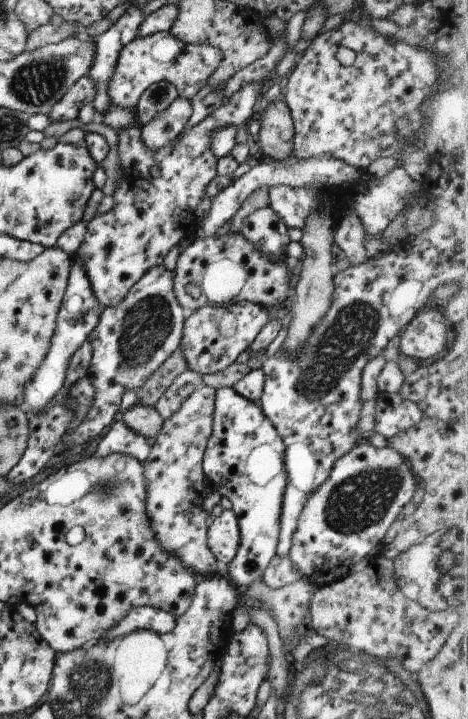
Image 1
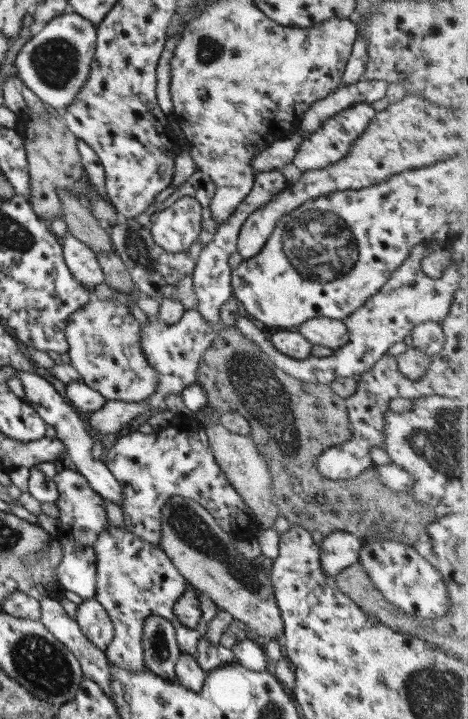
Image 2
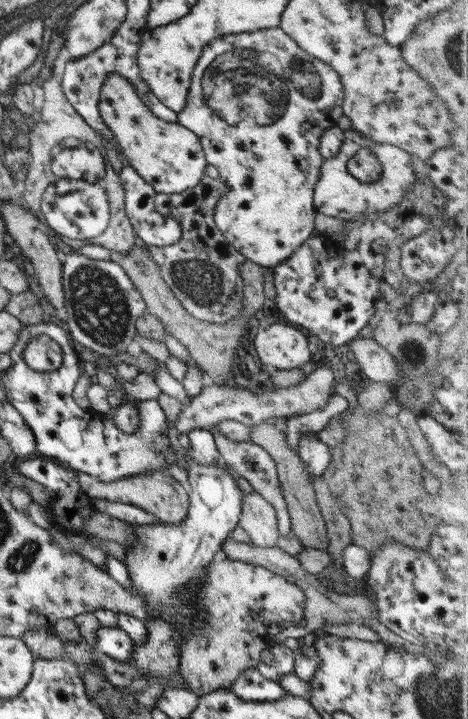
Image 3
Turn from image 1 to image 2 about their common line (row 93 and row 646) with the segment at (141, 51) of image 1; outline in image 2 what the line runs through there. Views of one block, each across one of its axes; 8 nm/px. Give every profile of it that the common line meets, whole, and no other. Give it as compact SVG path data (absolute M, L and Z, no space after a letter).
M106 524L103 531L97 533L93 543L95 552L95 600L105 608L112 622L112 639L104 650L104 656L111 666L125 668L131 672L145 672L143 649L141 649L141 634L143 634L143 618L161 616L166 618L174 628L177 648L189 656L195 657L197 640L204 636L207 622L217 614L217 605L205 594L199 591L200 618L195 628L187 628L181 624L172 608L177 598L185 592L188 582L173 566L169 557L160 549L137 535L127 531L126 527Z

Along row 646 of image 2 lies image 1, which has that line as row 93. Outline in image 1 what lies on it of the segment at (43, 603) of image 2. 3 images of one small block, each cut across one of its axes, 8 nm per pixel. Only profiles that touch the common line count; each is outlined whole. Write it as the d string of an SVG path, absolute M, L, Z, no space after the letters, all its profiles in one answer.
M83 75L75 84L56 102L47 115L50 122L62 120L73 120L77 118L78 110L86 104L90 104L95 96L96 88L94 82L89 80L87 75Z

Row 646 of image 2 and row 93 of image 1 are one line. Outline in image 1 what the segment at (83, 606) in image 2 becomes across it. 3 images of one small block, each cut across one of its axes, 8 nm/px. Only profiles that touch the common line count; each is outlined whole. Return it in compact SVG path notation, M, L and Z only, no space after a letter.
M129 4L123 14L120 14L119 18L102 35L95 39L94 59L85 75L94 82L96 93L90 105L100 115L104 113L108 104L111 103L107 96L106 86L110 76L113 74L119 51L130 40L138 36L139 25L144 19L143 13L141 13L144 5Z

